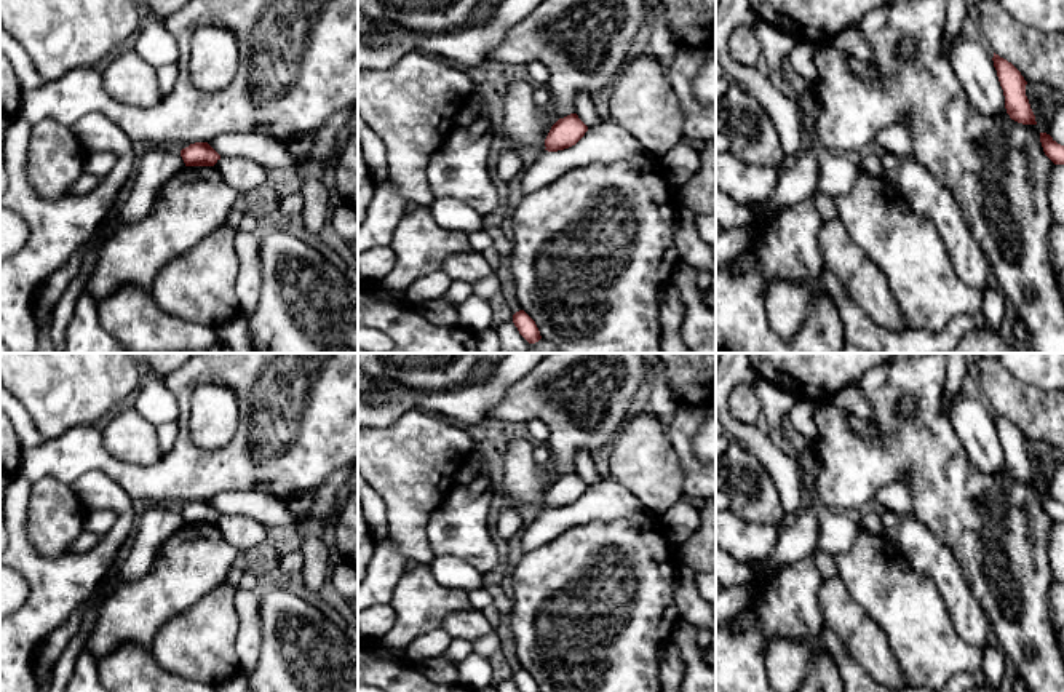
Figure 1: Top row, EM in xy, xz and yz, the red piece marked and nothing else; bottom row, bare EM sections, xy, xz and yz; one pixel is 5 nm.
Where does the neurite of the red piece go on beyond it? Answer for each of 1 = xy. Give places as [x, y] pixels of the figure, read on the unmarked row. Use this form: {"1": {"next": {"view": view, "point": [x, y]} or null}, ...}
{"1": {"next": null}}

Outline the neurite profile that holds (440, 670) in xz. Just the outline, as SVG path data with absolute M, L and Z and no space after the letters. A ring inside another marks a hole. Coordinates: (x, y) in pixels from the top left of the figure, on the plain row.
M444 655L431 660L423 660L417 665L420 673L438 684L457 684L459 668L449 662Z

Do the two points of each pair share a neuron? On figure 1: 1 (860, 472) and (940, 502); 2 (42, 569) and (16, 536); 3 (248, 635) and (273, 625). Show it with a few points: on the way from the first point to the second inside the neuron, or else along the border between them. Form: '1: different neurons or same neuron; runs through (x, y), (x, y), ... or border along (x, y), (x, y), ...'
1: same neuron; runs through (884, 462), (913, 461), (930, 478)
2: same neuron; runs through (34, 561), (18, 544)
3: different neurons; border along (261, 593), (261, 651), (253, 667)

